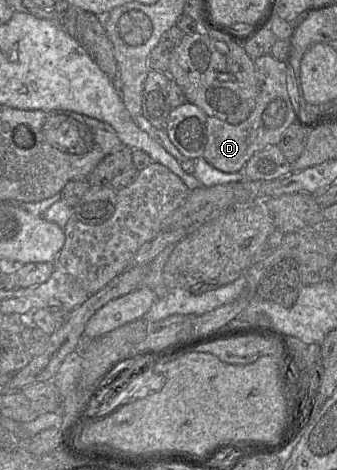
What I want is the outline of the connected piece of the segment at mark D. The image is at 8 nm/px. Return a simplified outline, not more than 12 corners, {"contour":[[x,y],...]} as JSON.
{"contour":[[254,59],[259,94],[232,125],[206,118],[205,160],[225,173],[296,122],[286,62]]}

